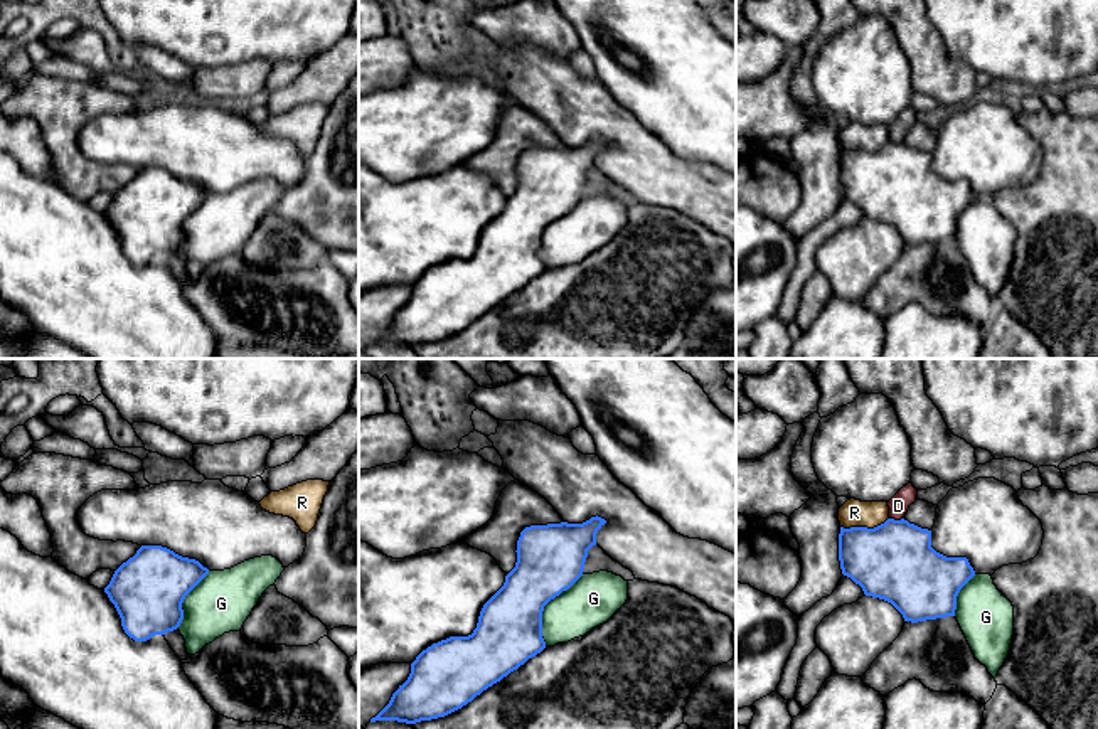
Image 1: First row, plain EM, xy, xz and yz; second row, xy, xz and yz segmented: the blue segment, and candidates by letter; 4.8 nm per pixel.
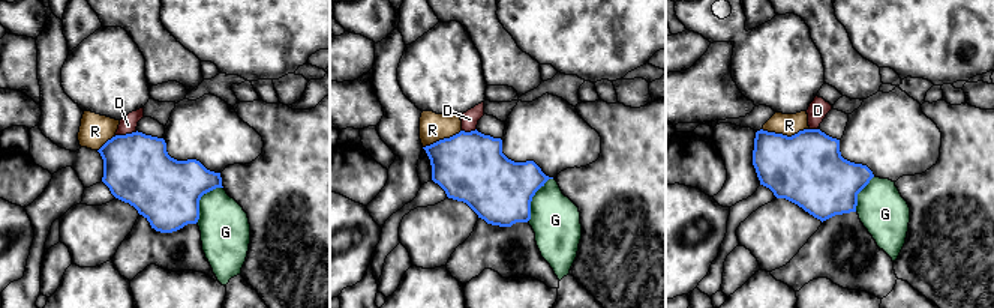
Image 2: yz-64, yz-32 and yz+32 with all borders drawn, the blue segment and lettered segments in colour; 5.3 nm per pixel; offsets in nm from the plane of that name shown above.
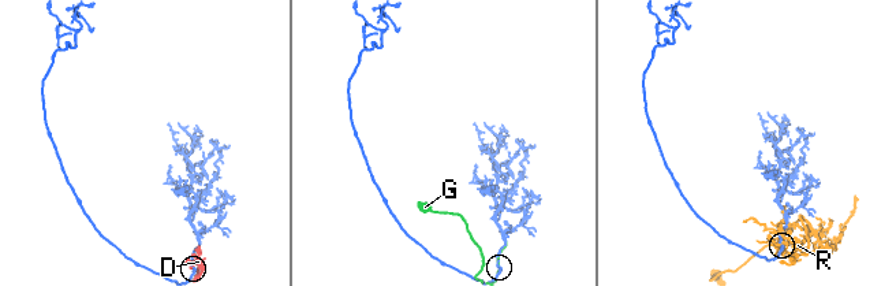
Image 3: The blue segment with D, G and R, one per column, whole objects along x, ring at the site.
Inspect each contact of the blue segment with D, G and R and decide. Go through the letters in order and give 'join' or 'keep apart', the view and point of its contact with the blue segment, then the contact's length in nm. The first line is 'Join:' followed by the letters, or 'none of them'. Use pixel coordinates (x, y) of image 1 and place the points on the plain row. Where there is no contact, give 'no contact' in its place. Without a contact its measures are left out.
Join: G
D: keep apart; contact yz (896, 143); length 70 nm
G: join; contact xz (544, 228); length 400 nm
R: keep apart; contact yz (864, 150); length 240 nm

